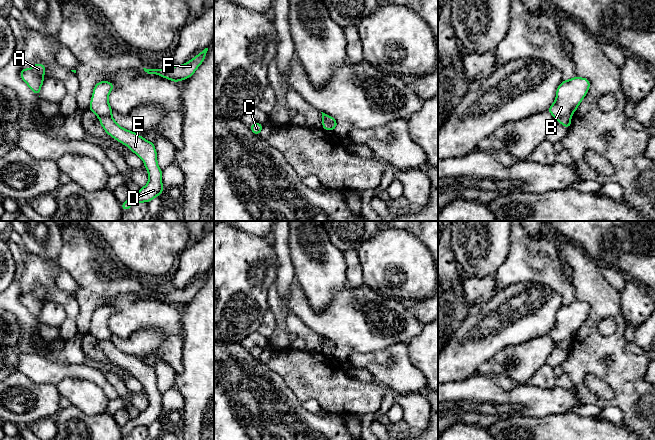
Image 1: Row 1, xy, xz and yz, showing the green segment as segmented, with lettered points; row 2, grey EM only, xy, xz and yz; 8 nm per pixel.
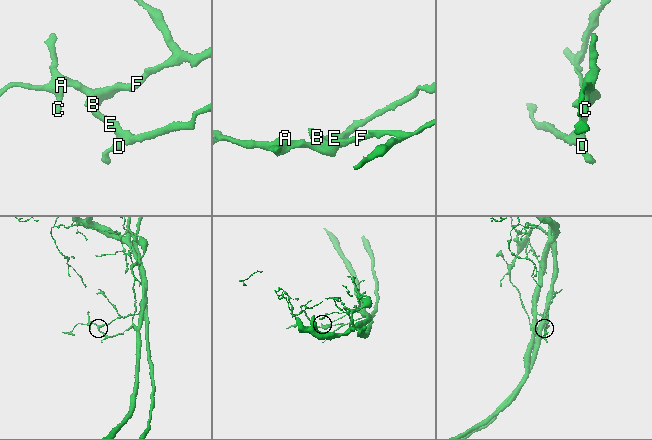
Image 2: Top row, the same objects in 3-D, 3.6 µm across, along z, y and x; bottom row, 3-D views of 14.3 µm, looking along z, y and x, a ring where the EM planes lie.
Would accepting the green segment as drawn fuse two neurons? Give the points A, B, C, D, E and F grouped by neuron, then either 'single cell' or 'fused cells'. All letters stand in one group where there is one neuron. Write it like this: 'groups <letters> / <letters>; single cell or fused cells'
groups A B C F / D E; fused cells

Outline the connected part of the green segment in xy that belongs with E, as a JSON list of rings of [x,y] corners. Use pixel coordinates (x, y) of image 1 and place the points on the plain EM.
[[[112,339],[99,341],[100,348],[108,359],[128,370],[132,376],[137,378],[144,386],[148,395],[149,404],[146,410],[140,412],[139,416],[128,422],[121,432],[128,434],[138,426],[148,427],[156,420],[163,417],[162,394],[157,388],[157,377],[153,366],[149,366],[142,360],[120,351]]]

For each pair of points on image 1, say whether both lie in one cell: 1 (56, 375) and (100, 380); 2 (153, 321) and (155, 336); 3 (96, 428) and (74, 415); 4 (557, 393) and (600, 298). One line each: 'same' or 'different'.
1: same
2: different
3: same
4: different

